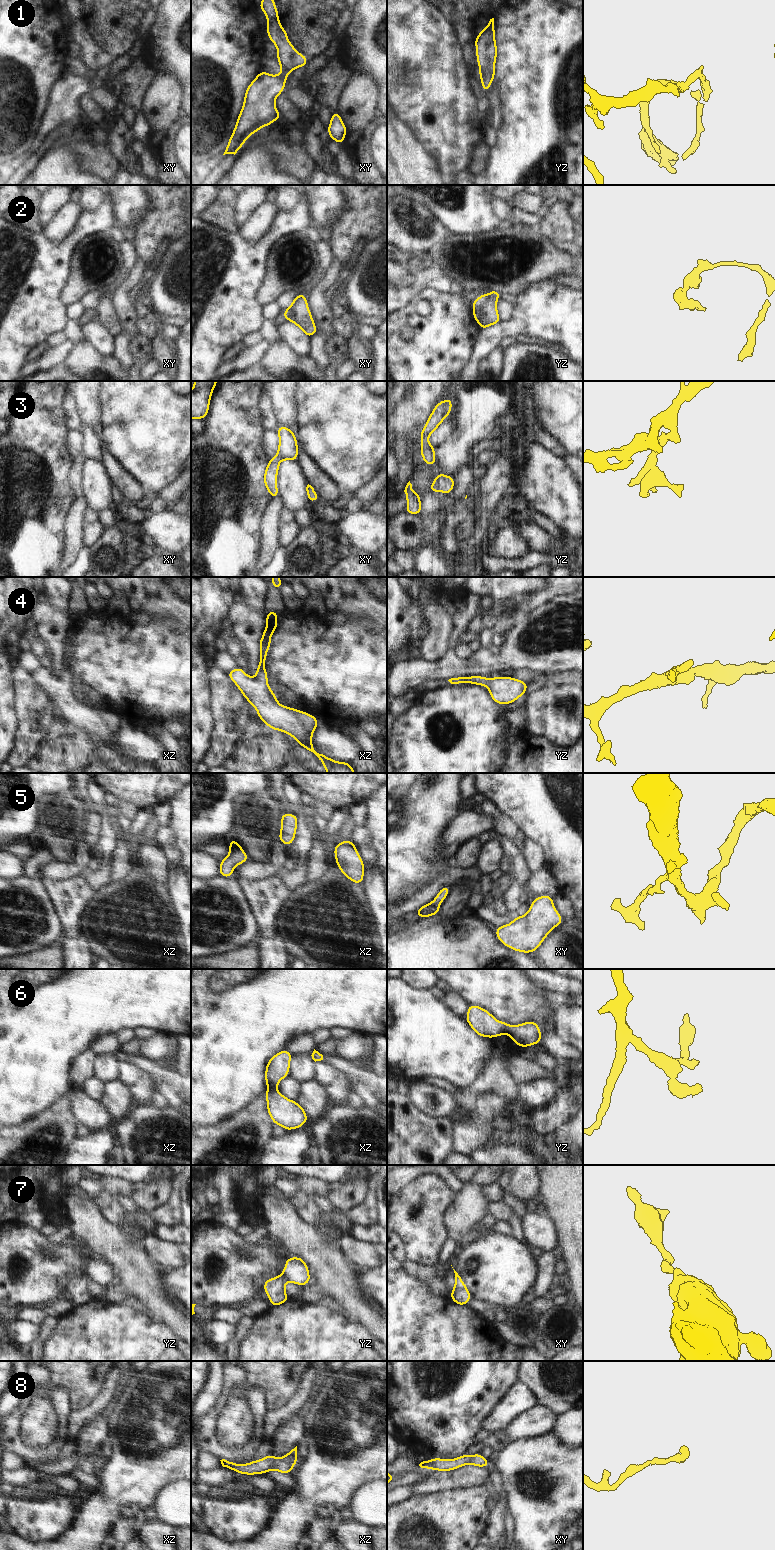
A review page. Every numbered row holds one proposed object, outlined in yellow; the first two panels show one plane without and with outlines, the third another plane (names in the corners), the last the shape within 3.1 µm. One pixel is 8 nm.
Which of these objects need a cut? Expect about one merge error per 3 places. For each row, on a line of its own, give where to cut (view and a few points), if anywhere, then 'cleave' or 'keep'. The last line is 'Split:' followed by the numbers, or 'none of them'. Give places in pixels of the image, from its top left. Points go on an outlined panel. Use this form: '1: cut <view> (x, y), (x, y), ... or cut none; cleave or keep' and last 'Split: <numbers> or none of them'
1: cut none; keep
2: cut none; keep
3: cut none; keep
4: cut none; keep
5: cut none; keep
6: cut none; keep
7: cut none; keep
8: cut none; keep
Split: none of them

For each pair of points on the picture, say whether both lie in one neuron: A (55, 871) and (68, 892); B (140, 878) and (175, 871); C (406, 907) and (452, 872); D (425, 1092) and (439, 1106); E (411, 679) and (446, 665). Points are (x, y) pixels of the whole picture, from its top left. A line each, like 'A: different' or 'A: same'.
A: different
B: different
C: same
D: same
E: same

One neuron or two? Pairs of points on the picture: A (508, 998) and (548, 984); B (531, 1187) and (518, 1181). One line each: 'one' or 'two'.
A: two
B: one

